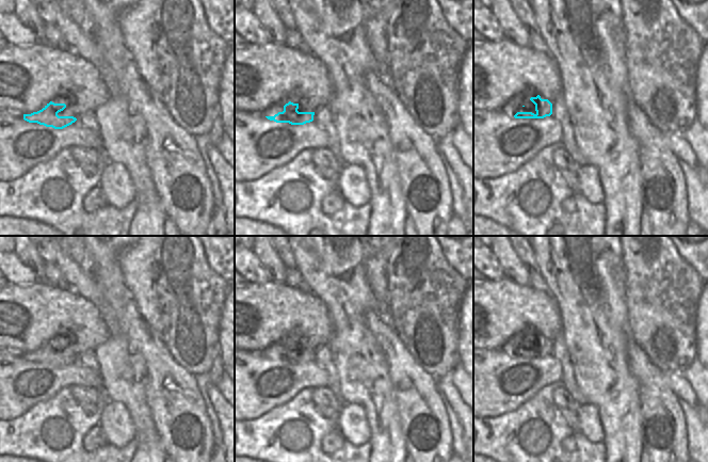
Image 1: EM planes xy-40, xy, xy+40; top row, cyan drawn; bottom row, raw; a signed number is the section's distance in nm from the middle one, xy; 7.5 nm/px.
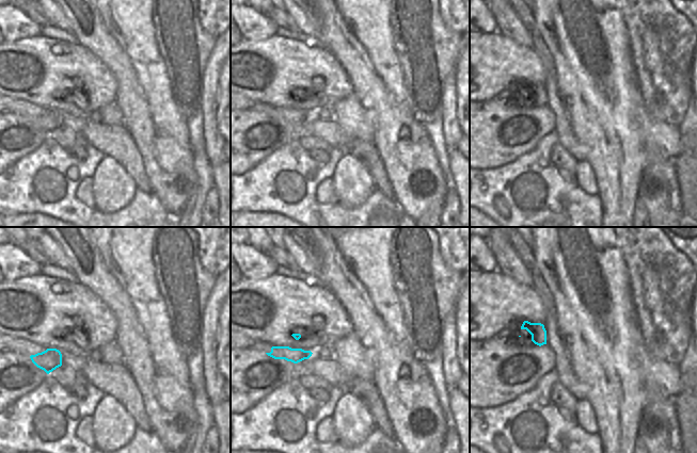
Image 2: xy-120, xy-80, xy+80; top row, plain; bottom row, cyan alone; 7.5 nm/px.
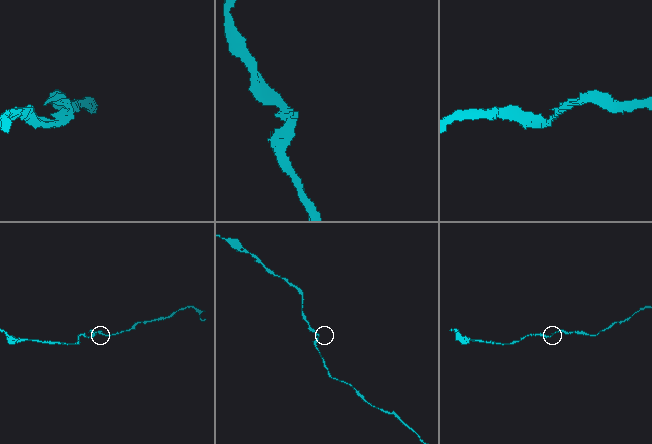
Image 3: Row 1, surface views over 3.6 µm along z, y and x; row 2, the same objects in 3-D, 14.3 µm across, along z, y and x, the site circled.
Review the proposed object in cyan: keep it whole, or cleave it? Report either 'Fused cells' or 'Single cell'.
Single cell

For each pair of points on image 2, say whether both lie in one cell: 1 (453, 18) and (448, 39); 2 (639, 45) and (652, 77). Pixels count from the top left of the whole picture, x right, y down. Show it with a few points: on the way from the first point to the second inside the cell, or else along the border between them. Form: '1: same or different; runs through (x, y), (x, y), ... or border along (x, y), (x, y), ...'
1: different; border along (439, 11), (442, 20), (458, 33)
2: same; runs through (647, 52), (652, 58), (652, 69)

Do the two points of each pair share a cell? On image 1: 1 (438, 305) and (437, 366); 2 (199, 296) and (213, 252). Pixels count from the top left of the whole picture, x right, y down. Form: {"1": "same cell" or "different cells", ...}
{"1": "same cell", "2": "different cells"}

